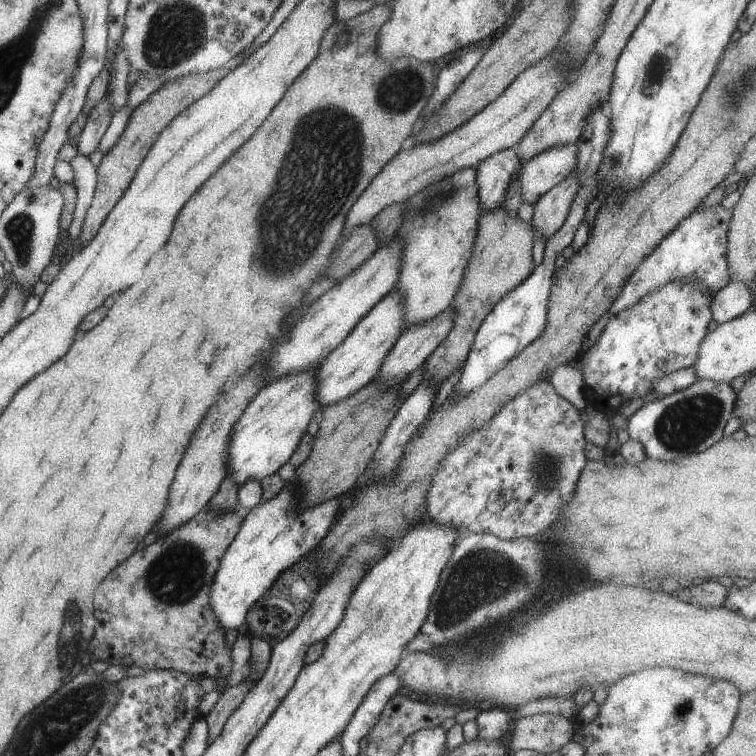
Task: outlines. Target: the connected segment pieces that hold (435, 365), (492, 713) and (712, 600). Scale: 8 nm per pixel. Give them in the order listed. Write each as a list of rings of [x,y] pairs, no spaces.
[[[504,204],[492,210],[481,211],[473,257],[469,260],[465,277],[452,304],[455,310],[452,330],[427,358],[428,364],[422,381],[434,381],[440,387],[450,374],[463,366],[476,333],[488,313],[505,294],[514,290],[533,273],[535,266],[532,260],[532,247],[535,234],[531,223],[524,221],[517,214],[511,215],[504,208]]]
[[[485,708],[477,716],[478,739],[505,739],[512,730],[515,714],[508,708]]]
[[[710,580],[691,584],[688,588],[680,590],[676,596],[694,606],[718,608],[724,606],[729,592],[730,590],[718,580]]]

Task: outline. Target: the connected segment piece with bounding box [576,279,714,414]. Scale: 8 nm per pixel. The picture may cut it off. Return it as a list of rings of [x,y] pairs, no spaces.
[[[670,281],[650,291],[650,294],[632,306],[612,315],[599,334],[598,340],[591,348],[585,347],[576,362],[584,379],[583,393],[587,404],[593,404],[596,410],[604,414],[616,413],[627,400],[642,397],[652,391],[653,386],[666,375],[693,367],[699,357],[700,345],[708,334],[708,323],[713,318],[713,296],[711,290],[700,281]]]

